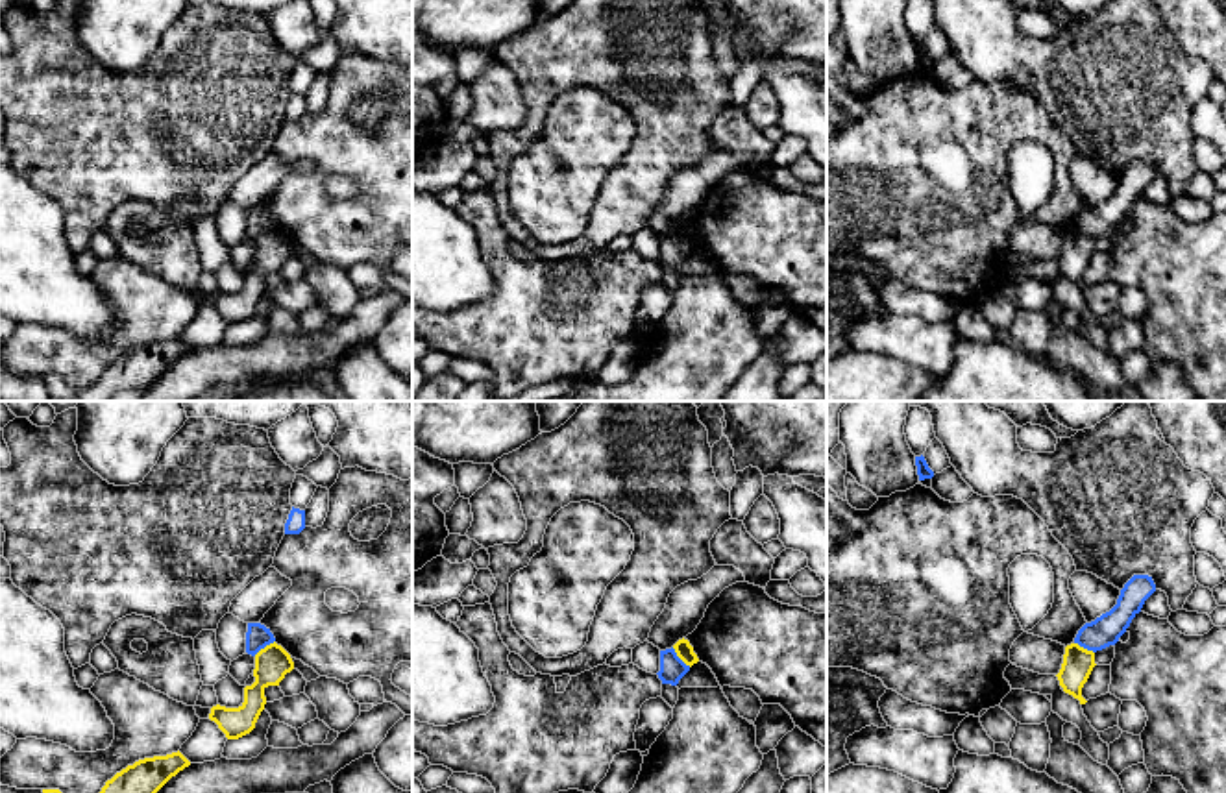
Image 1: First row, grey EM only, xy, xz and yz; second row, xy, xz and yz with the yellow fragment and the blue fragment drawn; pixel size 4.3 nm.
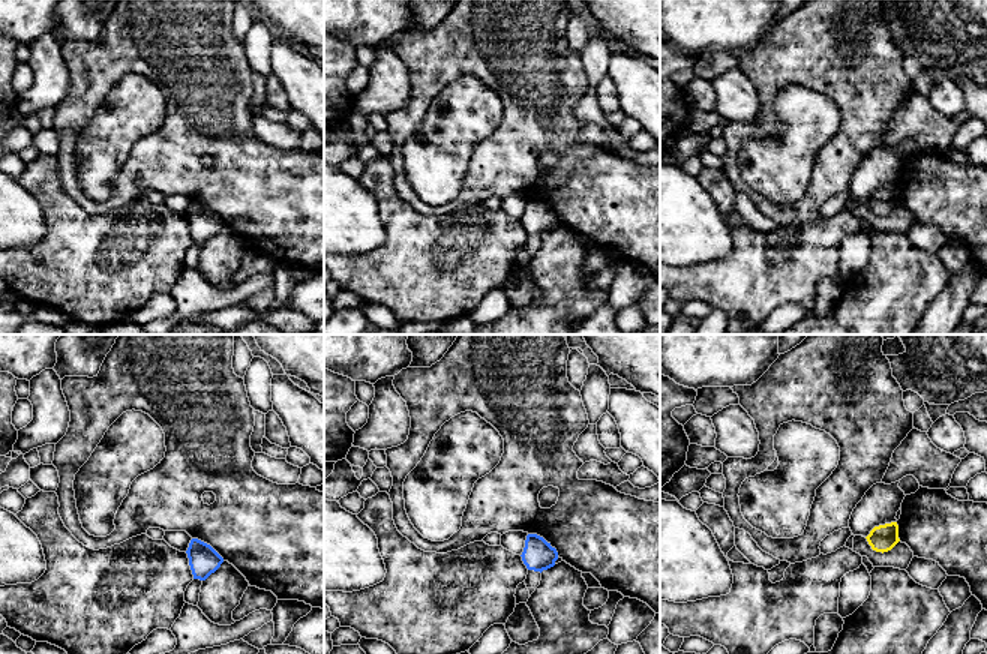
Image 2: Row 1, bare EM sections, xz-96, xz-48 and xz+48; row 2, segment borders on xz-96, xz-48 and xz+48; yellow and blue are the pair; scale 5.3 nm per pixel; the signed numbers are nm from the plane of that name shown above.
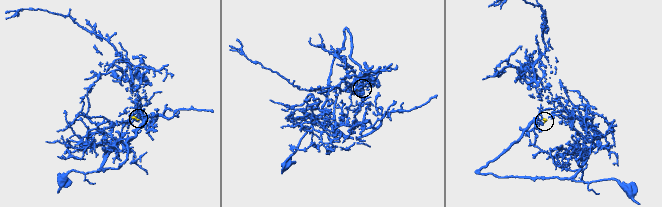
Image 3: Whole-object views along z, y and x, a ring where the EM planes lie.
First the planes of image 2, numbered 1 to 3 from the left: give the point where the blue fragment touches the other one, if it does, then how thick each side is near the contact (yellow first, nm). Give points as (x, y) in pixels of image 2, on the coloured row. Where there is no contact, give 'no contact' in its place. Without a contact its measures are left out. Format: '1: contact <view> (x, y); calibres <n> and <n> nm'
1: no contact
2: no contact
3: no contact

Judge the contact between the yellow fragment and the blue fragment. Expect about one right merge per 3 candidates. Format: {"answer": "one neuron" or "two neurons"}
{"answer": "two neurons"}

